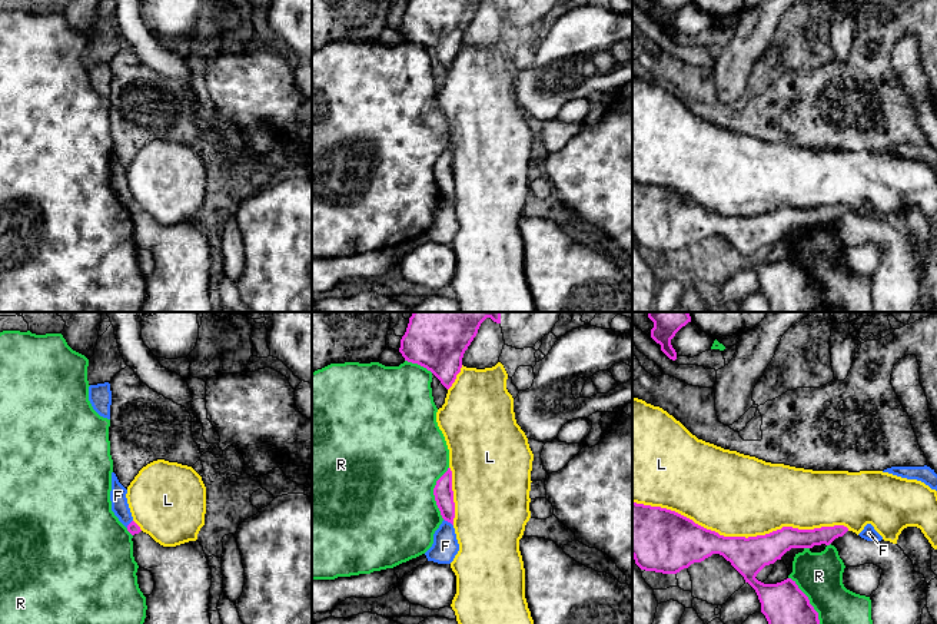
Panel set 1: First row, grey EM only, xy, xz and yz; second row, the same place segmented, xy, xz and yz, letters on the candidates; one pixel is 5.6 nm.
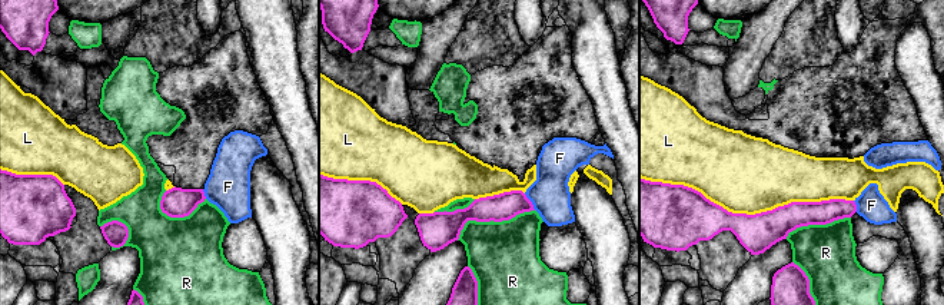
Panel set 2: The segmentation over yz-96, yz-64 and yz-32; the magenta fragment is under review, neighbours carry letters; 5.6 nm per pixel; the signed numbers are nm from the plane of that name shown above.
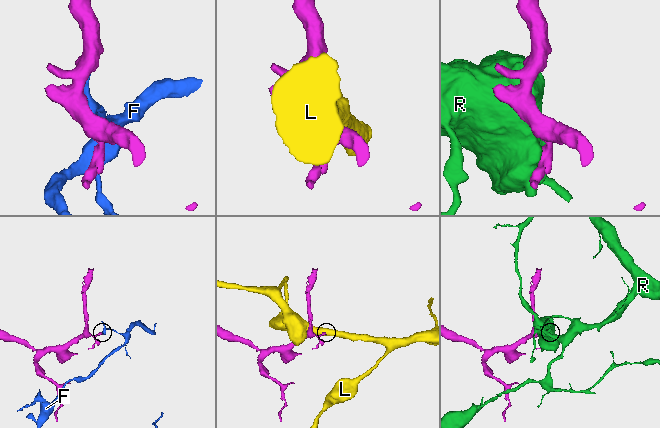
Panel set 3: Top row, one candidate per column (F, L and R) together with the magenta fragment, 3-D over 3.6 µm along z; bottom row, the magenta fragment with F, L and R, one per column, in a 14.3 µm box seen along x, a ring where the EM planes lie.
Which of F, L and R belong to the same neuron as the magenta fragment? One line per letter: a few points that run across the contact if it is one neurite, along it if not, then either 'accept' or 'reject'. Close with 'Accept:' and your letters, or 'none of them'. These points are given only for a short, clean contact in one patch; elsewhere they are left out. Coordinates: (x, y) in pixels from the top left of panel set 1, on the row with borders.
F: line xz (444, 518), (452, 525); reject
L: reject
R: reject
Accept: none of them

